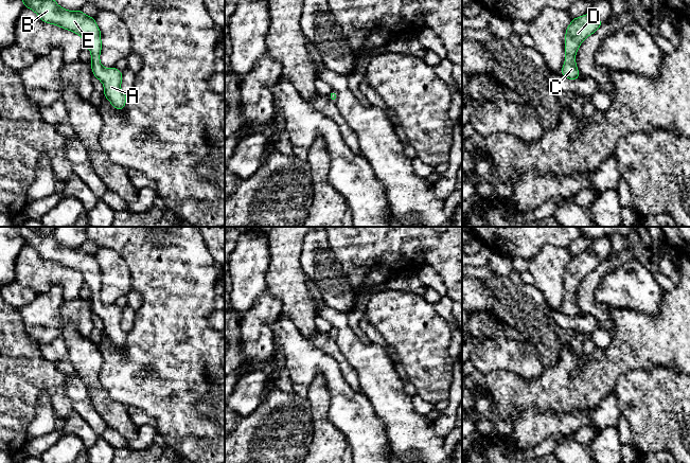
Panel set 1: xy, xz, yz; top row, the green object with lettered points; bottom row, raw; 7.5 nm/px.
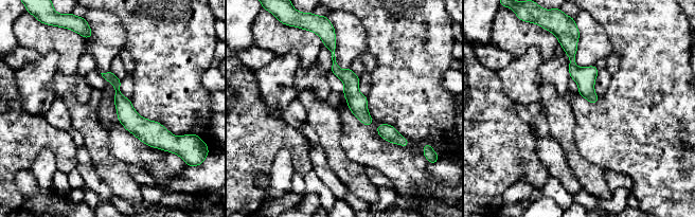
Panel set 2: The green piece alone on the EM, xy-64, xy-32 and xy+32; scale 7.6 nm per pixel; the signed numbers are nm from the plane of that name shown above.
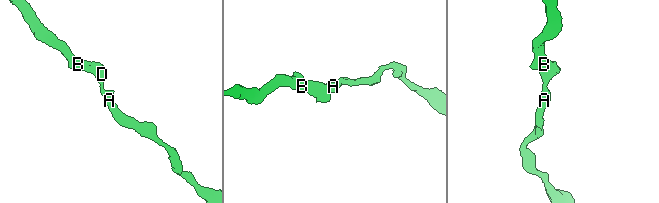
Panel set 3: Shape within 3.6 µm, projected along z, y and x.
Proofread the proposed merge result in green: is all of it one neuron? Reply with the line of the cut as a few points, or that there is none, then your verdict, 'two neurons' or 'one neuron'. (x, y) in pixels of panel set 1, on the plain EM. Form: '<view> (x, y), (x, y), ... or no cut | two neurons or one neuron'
no cut | one neuron

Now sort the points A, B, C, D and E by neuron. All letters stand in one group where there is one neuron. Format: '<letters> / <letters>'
A B C D E

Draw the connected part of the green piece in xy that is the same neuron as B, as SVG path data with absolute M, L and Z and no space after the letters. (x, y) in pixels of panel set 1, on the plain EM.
M17 227L17 229L24 244L34 248L43 260L77 270L84 277L85 283L91 289L92 310L104 322L104 334L116 346L123 348L127 337L127 333L121 328L123 309L114 304L108 306L102 304L100 300L101 268L94 255L79 247L70 249L61 246L53 235L41 236L29 227Z

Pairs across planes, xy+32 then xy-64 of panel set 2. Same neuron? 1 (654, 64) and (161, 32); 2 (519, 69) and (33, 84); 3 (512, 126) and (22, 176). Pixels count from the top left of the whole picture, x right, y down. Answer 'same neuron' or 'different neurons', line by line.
1: same neuron
2: same neuron
3: different neurons

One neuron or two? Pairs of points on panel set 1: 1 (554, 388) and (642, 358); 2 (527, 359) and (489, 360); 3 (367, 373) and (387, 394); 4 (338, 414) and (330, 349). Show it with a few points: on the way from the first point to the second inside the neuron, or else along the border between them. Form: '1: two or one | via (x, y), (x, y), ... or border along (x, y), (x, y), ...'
1: one | via (577, 386), (591, 386), (616, 361), (620, 361)
2: one | via (517, 359), (498, 359)
3: one | via (372, 378), (383, 389)
4: two | border along (310, 342), (336, 360), (343, 377)

